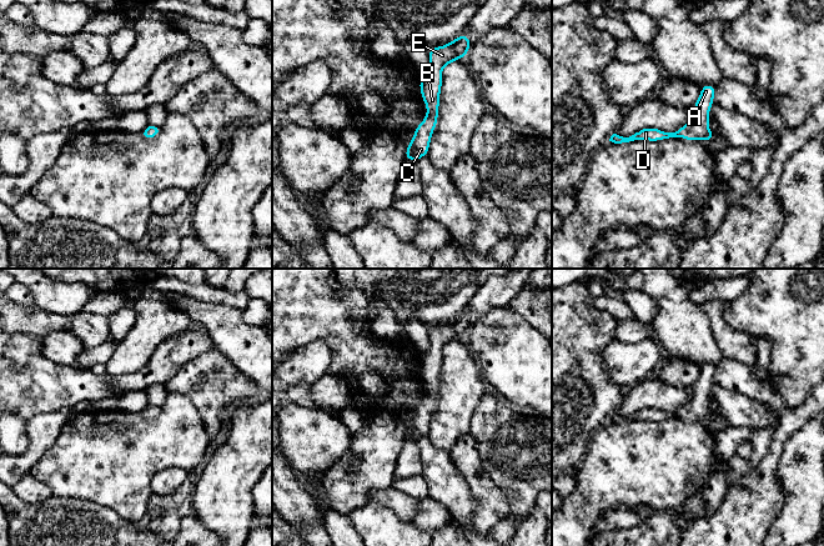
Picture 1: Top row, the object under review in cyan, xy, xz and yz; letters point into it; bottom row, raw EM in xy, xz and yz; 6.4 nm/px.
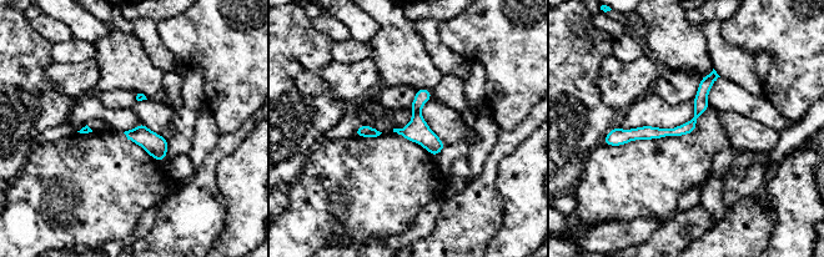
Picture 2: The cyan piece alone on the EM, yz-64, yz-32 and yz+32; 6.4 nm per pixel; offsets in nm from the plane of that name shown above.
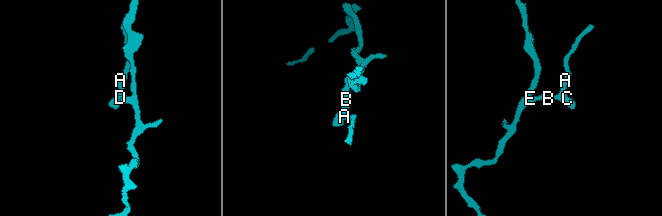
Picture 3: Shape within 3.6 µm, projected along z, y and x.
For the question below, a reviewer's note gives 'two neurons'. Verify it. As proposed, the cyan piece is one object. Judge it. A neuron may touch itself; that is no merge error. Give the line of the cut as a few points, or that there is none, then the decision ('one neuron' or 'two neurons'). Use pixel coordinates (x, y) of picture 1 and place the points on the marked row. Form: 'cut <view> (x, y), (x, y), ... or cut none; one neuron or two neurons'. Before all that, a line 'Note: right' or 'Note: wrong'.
Note: wrong
cut none; one neuron

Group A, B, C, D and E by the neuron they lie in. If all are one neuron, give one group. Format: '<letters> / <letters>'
A B C D E

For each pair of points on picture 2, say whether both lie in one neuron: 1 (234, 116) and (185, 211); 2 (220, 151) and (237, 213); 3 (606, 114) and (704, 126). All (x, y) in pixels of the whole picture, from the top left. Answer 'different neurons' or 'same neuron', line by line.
1: different neurons
2: different neurons
3: different neurons

